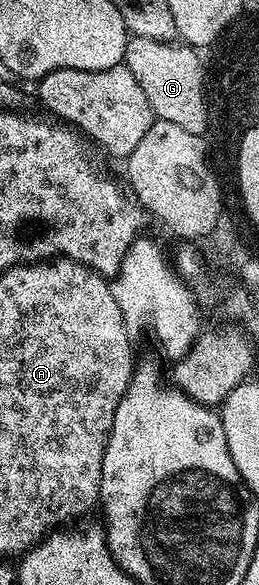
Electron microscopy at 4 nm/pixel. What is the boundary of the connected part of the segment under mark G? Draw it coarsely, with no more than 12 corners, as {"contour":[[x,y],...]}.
{"contour":[[131,36],[123,63],[158,119],[203,136],[190,44]]}

